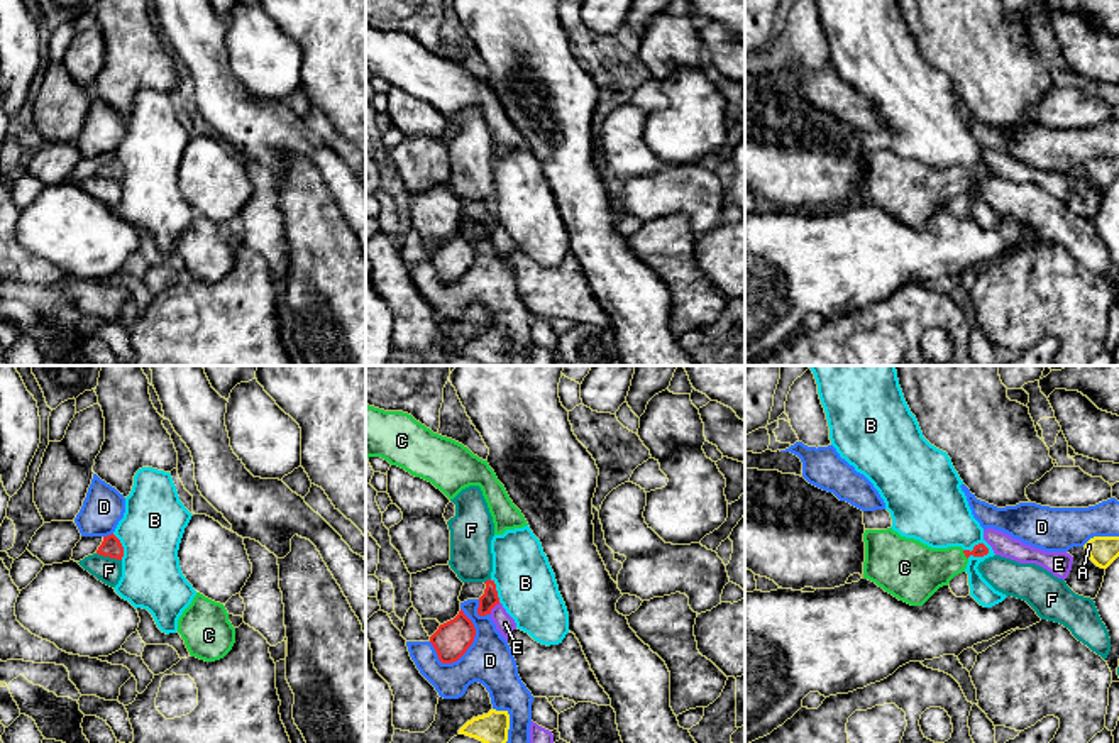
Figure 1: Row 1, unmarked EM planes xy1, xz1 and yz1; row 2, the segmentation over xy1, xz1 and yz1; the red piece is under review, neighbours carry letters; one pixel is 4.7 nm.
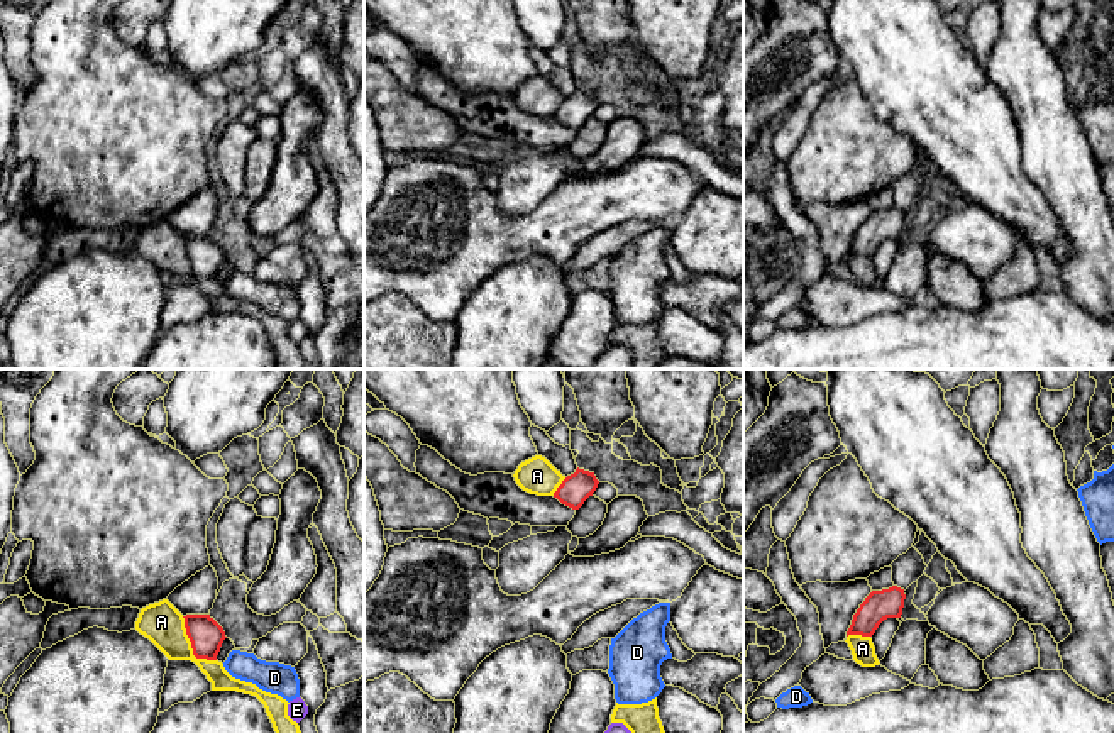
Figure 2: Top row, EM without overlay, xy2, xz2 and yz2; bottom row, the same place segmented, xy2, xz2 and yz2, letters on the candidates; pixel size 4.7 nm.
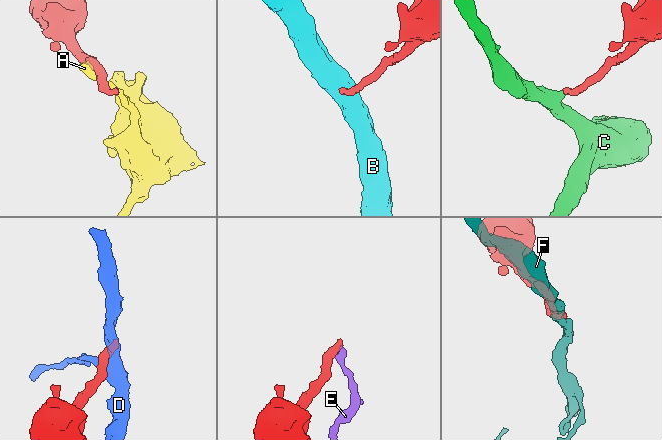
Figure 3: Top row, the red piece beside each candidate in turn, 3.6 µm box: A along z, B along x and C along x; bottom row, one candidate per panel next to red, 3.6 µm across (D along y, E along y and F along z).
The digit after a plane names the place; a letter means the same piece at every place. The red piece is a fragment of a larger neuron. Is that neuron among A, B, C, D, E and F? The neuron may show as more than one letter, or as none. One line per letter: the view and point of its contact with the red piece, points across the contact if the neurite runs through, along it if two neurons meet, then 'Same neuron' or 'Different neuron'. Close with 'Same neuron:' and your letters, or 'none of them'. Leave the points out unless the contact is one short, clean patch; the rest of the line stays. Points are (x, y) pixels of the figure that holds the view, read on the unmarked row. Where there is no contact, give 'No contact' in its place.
A: Touches red at xy2 (192, 268). Boundary: xy2 (181, 237), (192, 273), (197, 278), (215, 281). Different neuron
B: Touches red at yz1 (977, 176). Boundary: yz1 (964, 170), (974, 176), (986, 176), (989, 173). Different neuron
C: Touches red at yz1 (965, 176). Path across: yz1 (979, 171), (965, 176), (937, 188), (916, 192). Same neuron
D: Touches red at xz1 (473, 261). Different neuron
E: Touches red at xz1 (493, 227). Boundary: xz1 (500, 224), (490, 234). Different neuron
F: Touches red at xy1 (109, 176). Boundary: xy1 (97, 173), (121, 181). Different neuron
Same neuron: C

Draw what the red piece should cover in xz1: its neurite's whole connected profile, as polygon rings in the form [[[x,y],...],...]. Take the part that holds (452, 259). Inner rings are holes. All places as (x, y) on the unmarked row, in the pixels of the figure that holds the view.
[[[460,230],[454,240],[438,247],[438,250],[430,257],[430,264],[433,266],[442,284],[452,284],[467,272],[474,257],[474,245]]]

